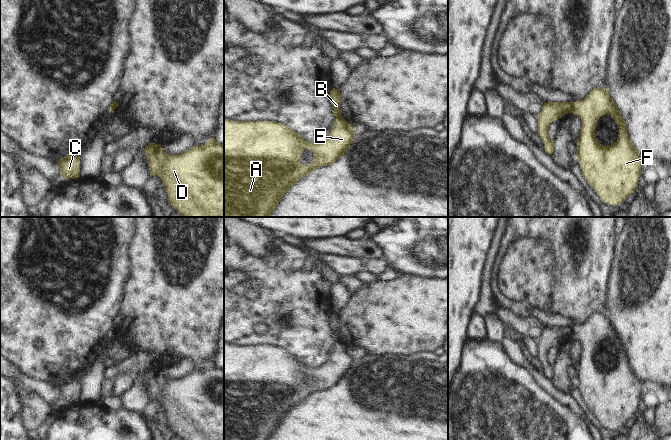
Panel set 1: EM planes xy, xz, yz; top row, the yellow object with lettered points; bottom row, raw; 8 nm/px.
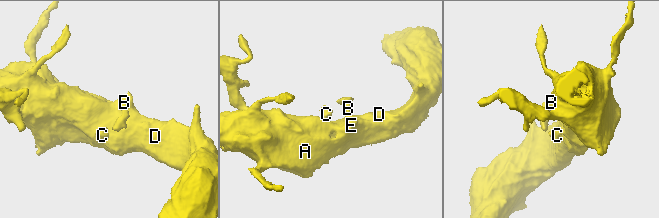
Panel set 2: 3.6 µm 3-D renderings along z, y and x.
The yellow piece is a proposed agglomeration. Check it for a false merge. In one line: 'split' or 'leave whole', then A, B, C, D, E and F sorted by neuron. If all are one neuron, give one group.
leave whole | A B C D E F

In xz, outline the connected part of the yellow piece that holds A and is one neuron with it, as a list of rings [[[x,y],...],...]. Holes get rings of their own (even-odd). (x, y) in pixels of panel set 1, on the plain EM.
[[[332,312],[329,322],[336,344],[328,361],[317,367],[304,364],[295,354],[283,347],[224,343],[224,440],[270,440],[282,420],[301,402],[314,396],[316,392],[334,388],[346,377],[355,358],[354,351],[341,340],[340,321],[340,314]],[[305,372],[314,378],[310,389],[300,388],[301,376]]]

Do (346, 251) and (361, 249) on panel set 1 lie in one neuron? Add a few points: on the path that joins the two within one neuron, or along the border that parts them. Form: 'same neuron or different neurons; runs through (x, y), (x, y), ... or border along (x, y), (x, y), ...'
same neuron; runs through (350, 249), (357, 249)

